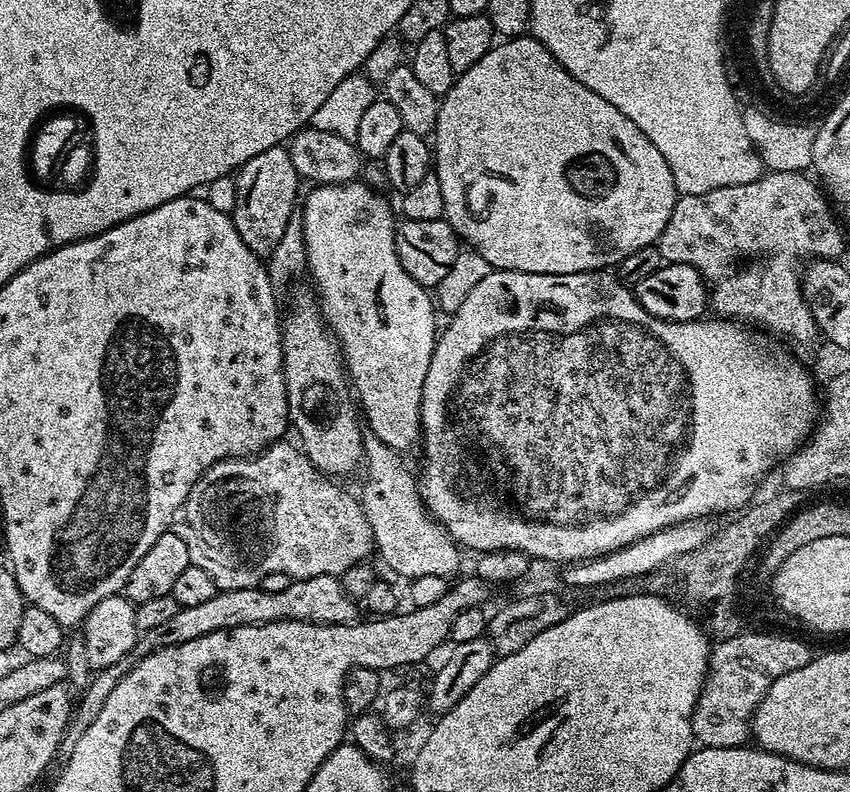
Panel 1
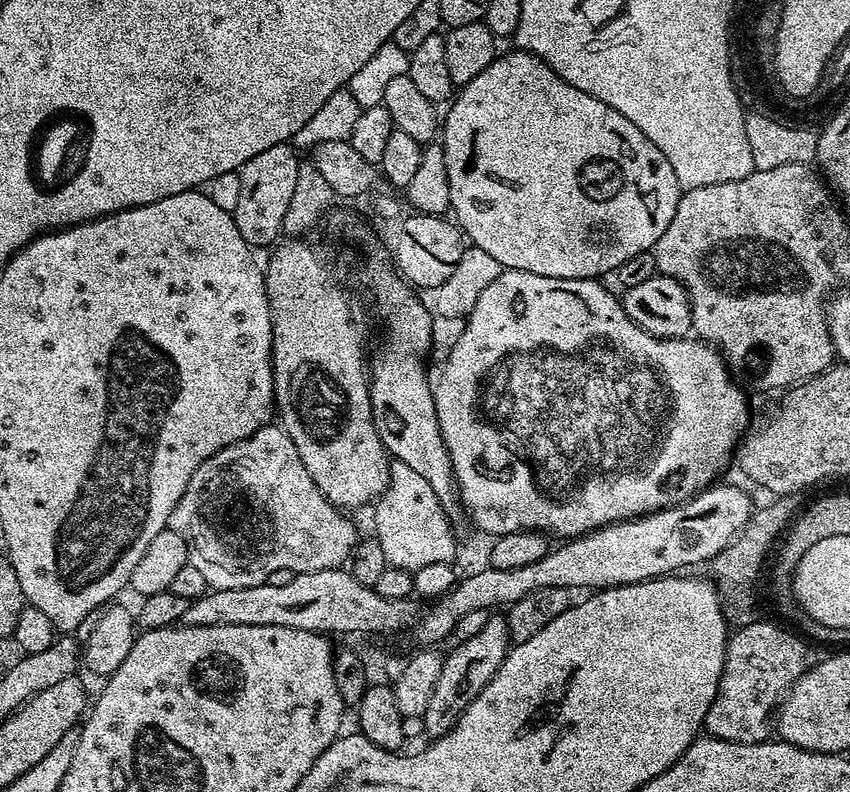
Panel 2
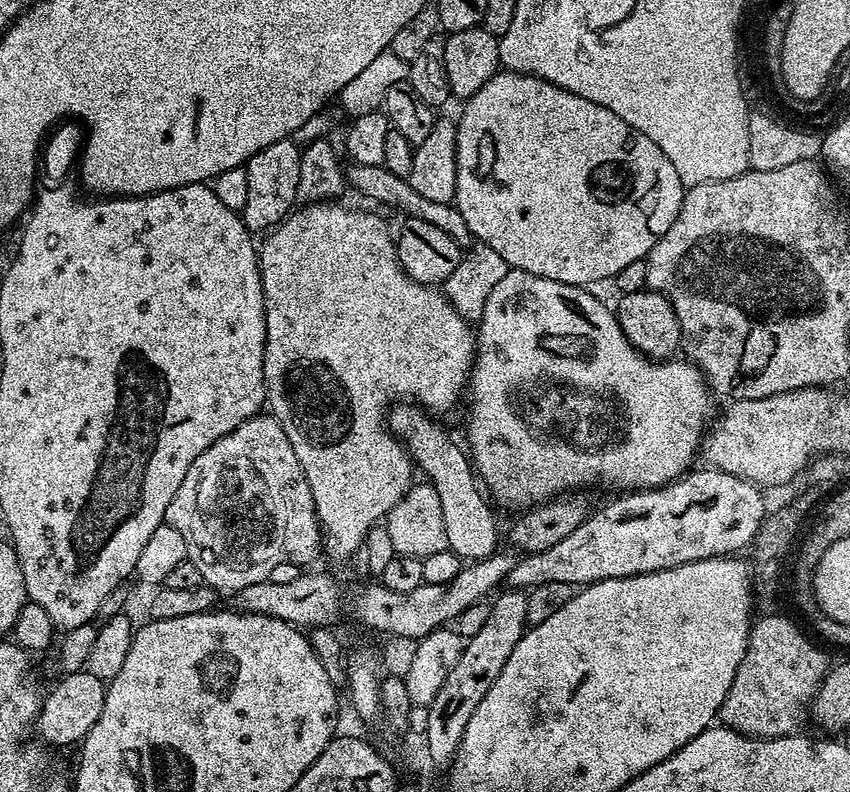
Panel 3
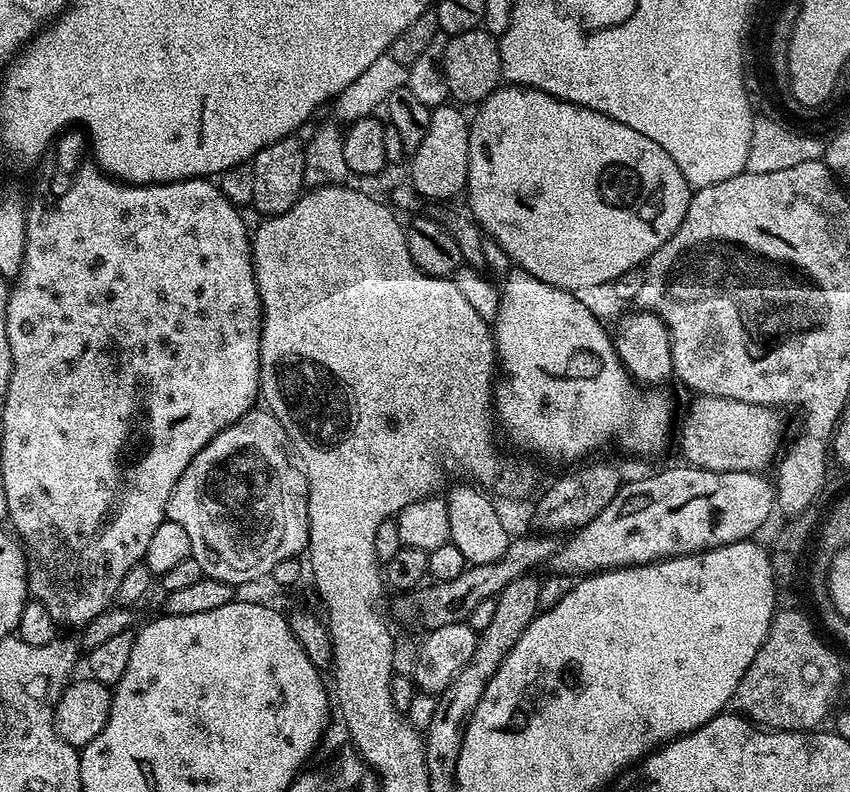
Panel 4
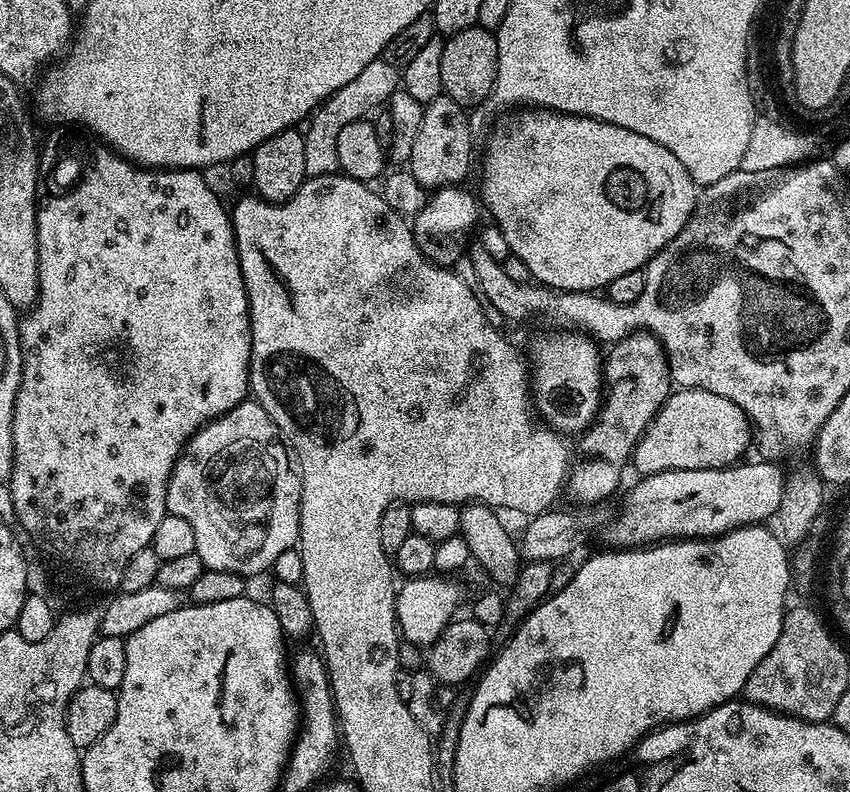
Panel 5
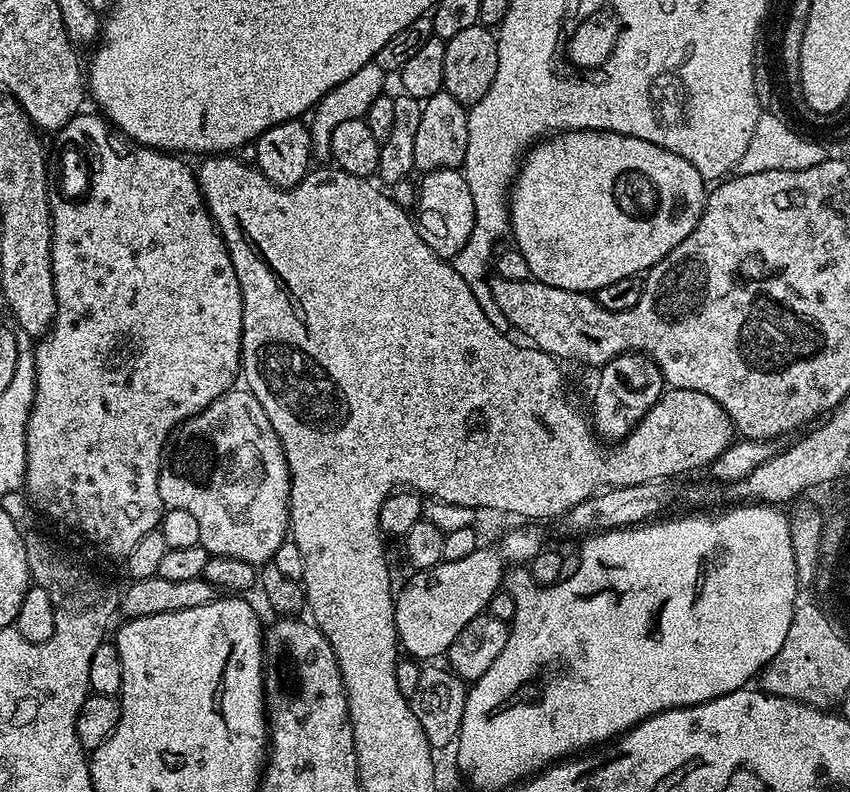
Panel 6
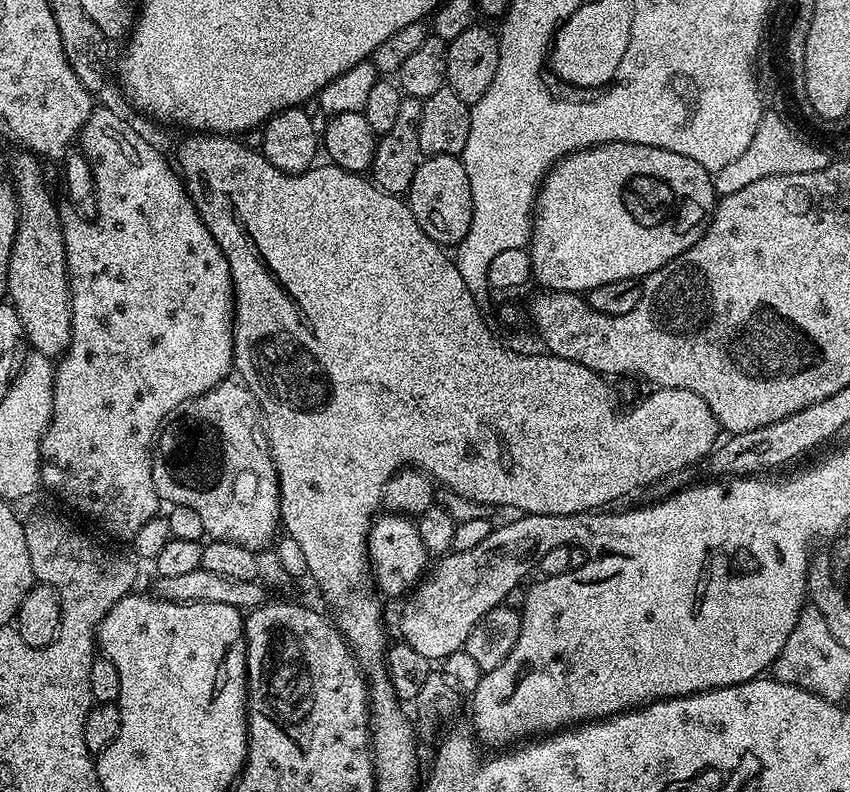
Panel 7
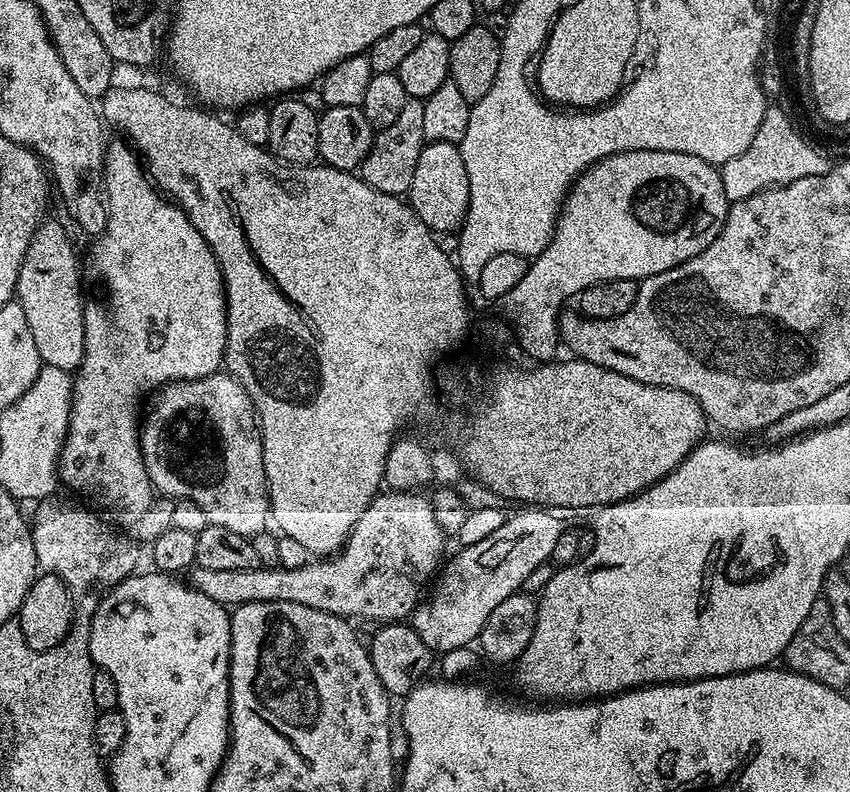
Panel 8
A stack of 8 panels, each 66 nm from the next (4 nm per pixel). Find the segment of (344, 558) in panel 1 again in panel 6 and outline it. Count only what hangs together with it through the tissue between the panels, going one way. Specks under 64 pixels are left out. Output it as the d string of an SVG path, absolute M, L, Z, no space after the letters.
M229 390L223 396L219 396L210 407L204 408L197 416L191 416L185 420L174 433L174 439L170 444L170 451L160 466L160 477L158 478L158 494L162 498L165 509L177 508L188 511L196 521L200 531L200 545L213 556L225 556L226 558L242 558L242 562L250 562L257 566L263 566L269 561L278 546L282 546L284 540L289 539L290 529L288 527L288 499L290 498L290 486L292 475L288 473L288 460L284 457L284 447L274 430L270 426L270 418L266 418L266 410L262 410L262 402L254 398L254 394L247 390Z

